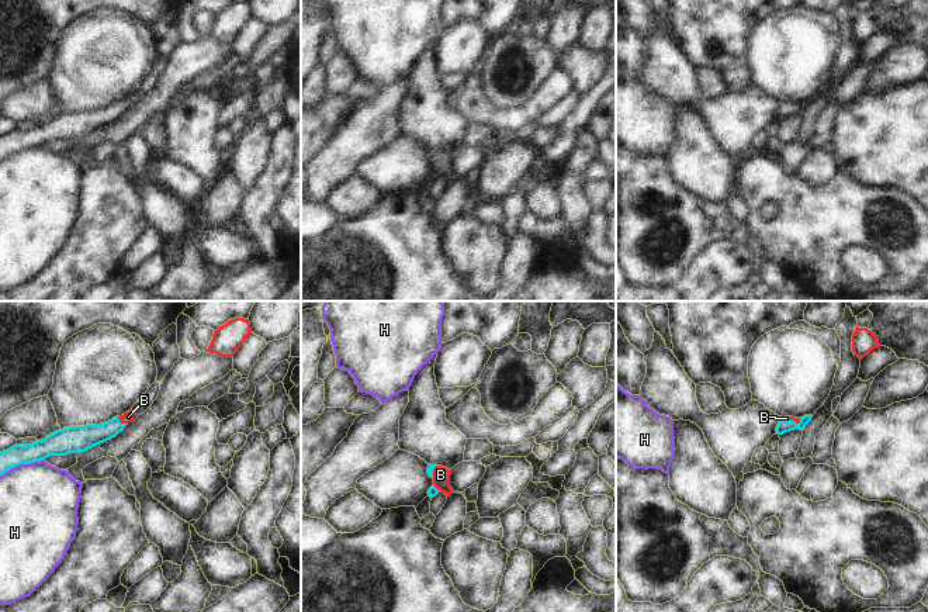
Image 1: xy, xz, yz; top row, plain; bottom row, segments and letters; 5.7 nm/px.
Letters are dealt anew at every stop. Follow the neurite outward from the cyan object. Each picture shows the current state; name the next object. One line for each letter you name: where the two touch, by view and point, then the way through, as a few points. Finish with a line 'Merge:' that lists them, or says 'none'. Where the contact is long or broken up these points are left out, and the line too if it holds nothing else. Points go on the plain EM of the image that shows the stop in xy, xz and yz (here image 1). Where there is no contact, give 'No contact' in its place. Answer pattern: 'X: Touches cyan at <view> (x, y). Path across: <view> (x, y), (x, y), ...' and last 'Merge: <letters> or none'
B: Touches cyan at xy (120, 107). Path across: xy (79, 123), (101, 118), (120, 107), (128, 102)
Merge: B.

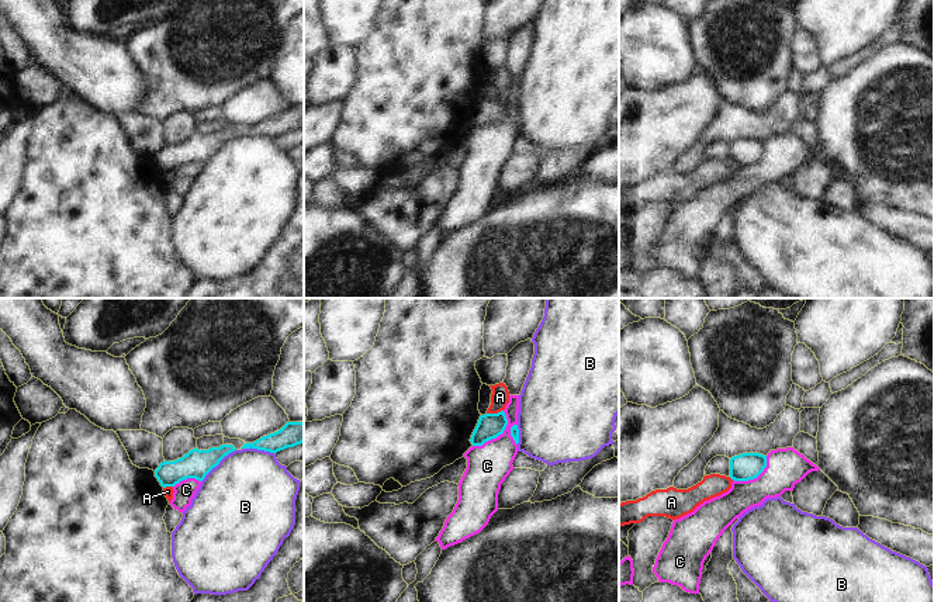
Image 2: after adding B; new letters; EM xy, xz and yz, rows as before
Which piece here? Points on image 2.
Merge: none.

